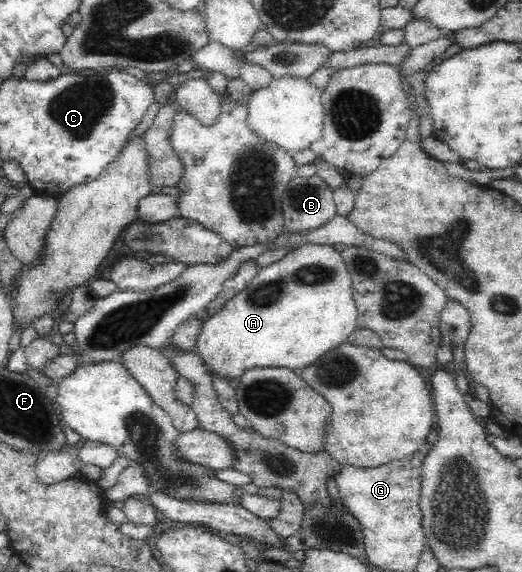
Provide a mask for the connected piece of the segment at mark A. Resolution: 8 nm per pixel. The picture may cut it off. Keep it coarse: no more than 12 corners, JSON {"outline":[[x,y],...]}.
{"outline":[[340,250],[261,267],[202,324],[221,378],[300,371],[358,328]]}

